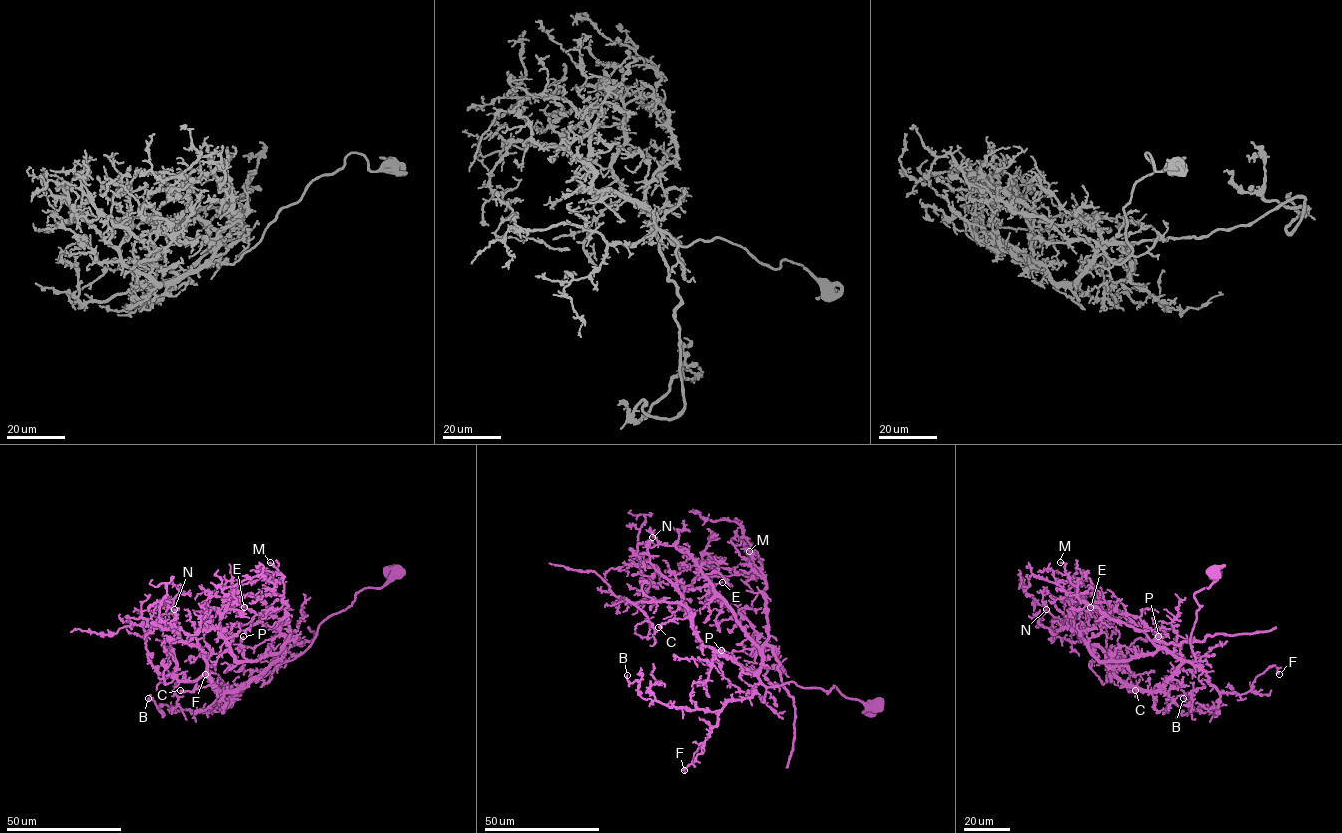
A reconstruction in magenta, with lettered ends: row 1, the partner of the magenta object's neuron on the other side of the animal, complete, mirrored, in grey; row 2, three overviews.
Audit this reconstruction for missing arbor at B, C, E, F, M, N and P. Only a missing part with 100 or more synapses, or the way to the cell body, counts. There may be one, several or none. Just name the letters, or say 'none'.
none

